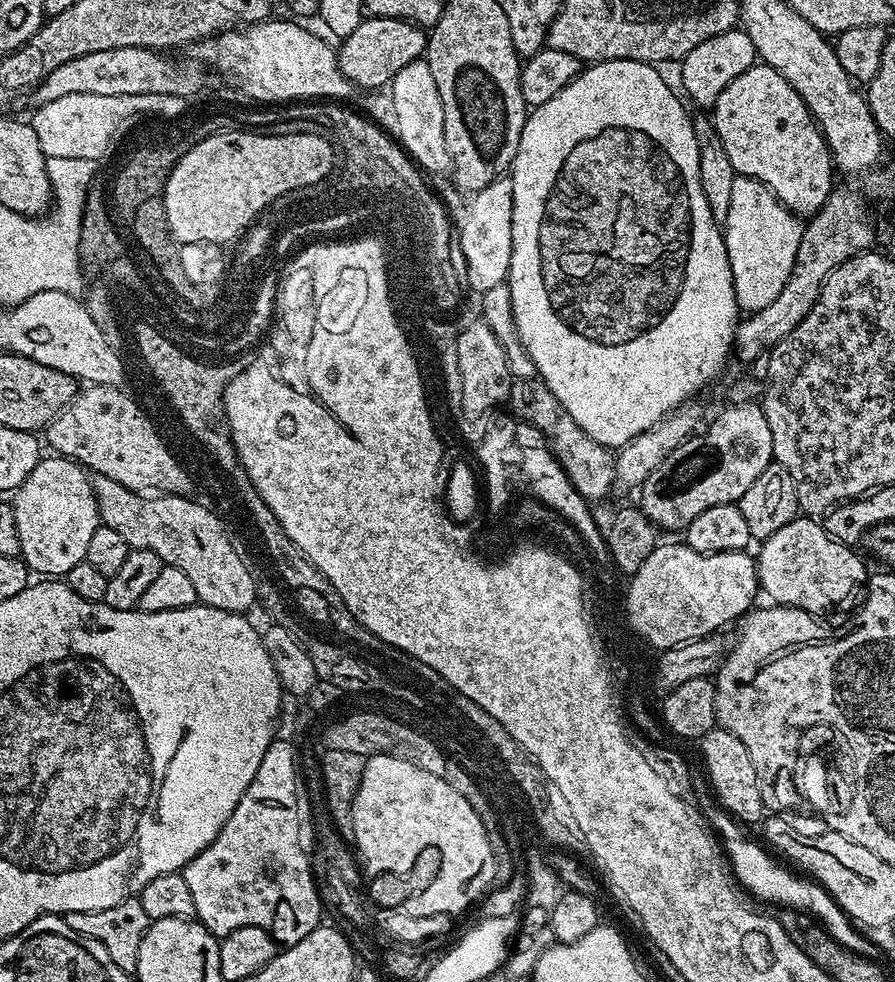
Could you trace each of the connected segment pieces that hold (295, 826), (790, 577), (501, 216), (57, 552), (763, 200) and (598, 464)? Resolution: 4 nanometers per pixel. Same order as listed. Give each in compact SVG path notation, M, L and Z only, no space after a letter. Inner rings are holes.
M280 738L273 739L272 745L266 750L266 758L262 758L262 766L258 766L258 774L254 774L254 782L250 782L250 786L246 786L234 814L230 814L226 826L222 826L218 838L214 838L214 842L210 842L206 846L206 850L199 852L184 867L182 874L186 878L186 886L190 886L190 898L194 898L195 919L204 924L206 930L210 930L212 935L217 938L229 936L231 932L242 926L258 926L259 928L271 929L273 927L272 923L276 920L274 939L277 945L287 946L302 942L302 938L306 938L306 934L310 934L315 928L321 927L320 908L322 909L322 901L318 881L312 875L312 862L309 853L307 851L304 853L304 844L300 841L300 804L296 801L296 752L292 749L290 741L280 740Z
M795 518L786 522L786 526L766 538L759 548L760 553L755 553L754 556L759 591L764 593L771 590L772 568L776 572L788 572L784 576L784 596L788 599L785 601L799 602L800 609L809 614L821 614L820 612L826 611L827 608L842 603L859 584L861 587L870 575L869 569L864 569L856 550L832 537L825 530L823 523L816 518ZM784 552L796 561L780 561Z
M507 175L499 176L490 186L478 190L471 197L472 205L464 216L464 221L458 224L458 252L464 255L462 260L462 276L476 294L486 290L494 290L494 286L505 283L510 270L510 250L512 249L512 215L514 214L514 186Z
M45 455L30 470L26 482L17 488L10 500L14 510L14 526L18 526L19 557L40 578L62 578L78 562L86 560L86 549L94 530L101 527L98 502L89 473L83 464L67 456Z
M736 176L734 186L731 187L730 210L722 223L722 231L734 278L737 309L750 313L770 306L770 302L782 294L782 286L786 286L790 270L794 270L794 258L798 258L798 242L802 242L804 233L801 217L793 214L762 182L749 176Z
M513 379L511 388L510 405L517 417L526 424L532 424L544 435L544 440L556 456L556 461L566 470L570 482L574 482L574 490L582 494L582 498L589 502L600 500L608 491L613 491L616 483L616 458L613 449L602 446L566 414L566 406L554 398L544 381Z

